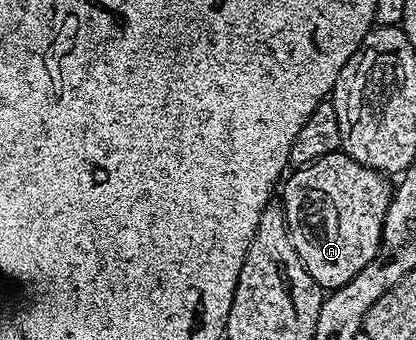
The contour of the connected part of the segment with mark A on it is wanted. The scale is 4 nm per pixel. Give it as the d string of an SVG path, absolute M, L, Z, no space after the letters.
M344 151L294 168L284 178L285 190L281 197L279 193L279 201L285 207L289 238L303 267L322 290L343 287L375 259L391 196L390 182L385 181L386 174L363 167Z

